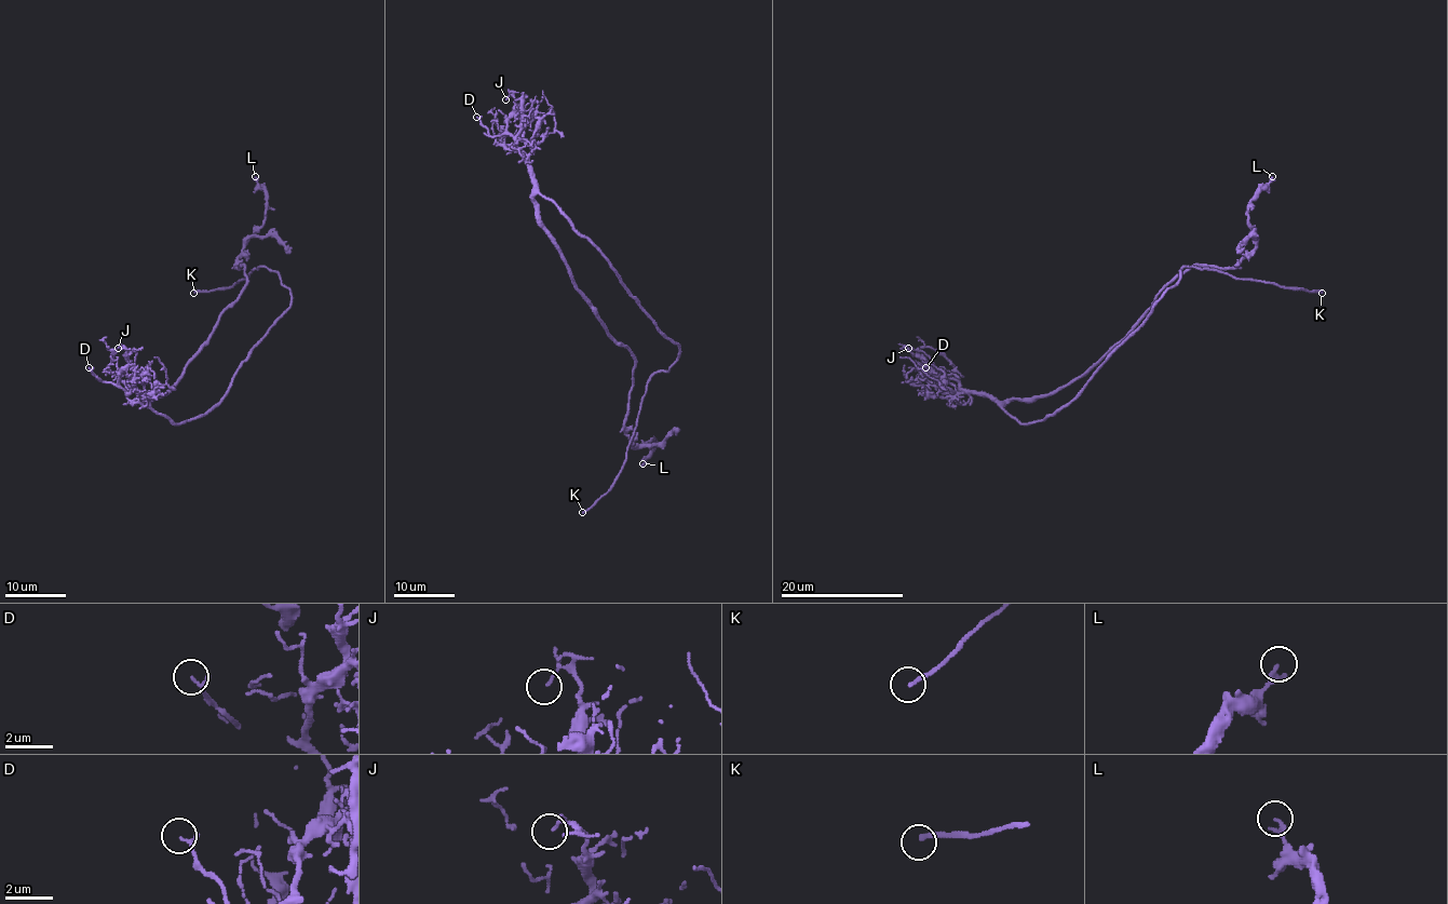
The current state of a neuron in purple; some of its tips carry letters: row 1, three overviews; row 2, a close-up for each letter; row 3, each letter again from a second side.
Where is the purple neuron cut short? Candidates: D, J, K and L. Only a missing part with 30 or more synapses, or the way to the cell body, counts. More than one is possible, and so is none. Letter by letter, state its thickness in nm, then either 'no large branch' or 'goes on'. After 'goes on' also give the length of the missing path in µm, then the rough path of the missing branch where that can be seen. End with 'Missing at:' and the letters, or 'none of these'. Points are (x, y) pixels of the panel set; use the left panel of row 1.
D: 160 nm | no large branch
J: 80 nm | no large branch
K: 180 nm | goes on | 6 µm | (193, 293), (170, 297), (166, 302)
L: 190 nm | no large branch
Missing at: K

